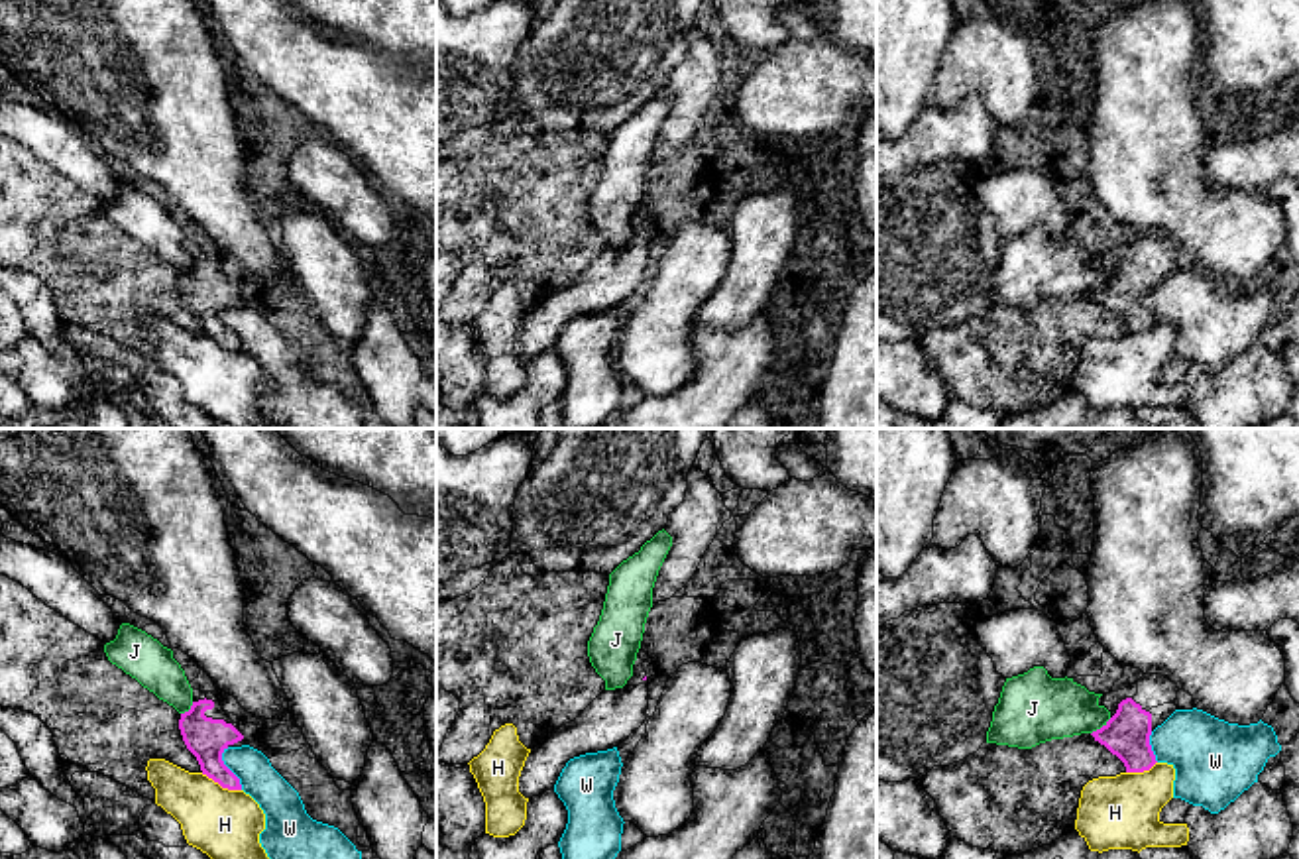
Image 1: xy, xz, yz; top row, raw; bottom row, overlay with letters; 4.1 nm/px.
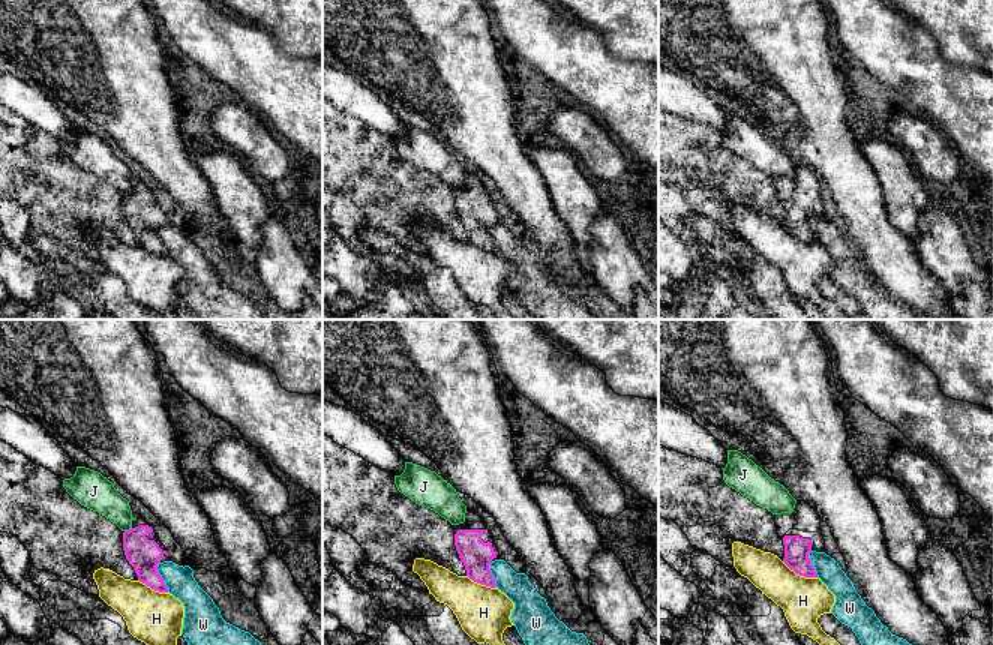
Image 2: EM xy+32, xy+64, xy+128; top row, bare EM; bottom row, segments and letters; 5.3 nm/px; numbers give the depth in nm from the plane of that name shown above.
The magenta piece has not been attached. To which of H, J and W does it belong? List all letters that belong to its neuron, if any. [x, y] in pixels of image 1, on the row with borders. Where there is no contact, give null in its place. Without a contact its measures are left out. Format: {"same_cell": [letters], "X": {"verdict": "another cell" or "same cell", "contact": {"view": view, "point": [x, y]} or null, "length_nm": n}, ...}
{"same_cell": [], "H": {"verdict": "another cell", "contact": {"view": "xy", "point": [221, 785]}, "length_nm": 180}, "J": {"verdict": "another cell", "contact": {"view": "yz", "point": [1103, 726]}, "length_nm": 110}, "W": {"verdict": "another cell", "contact": {"view": "xy", "point": [228, 769]}, "length_nm": 190}}

